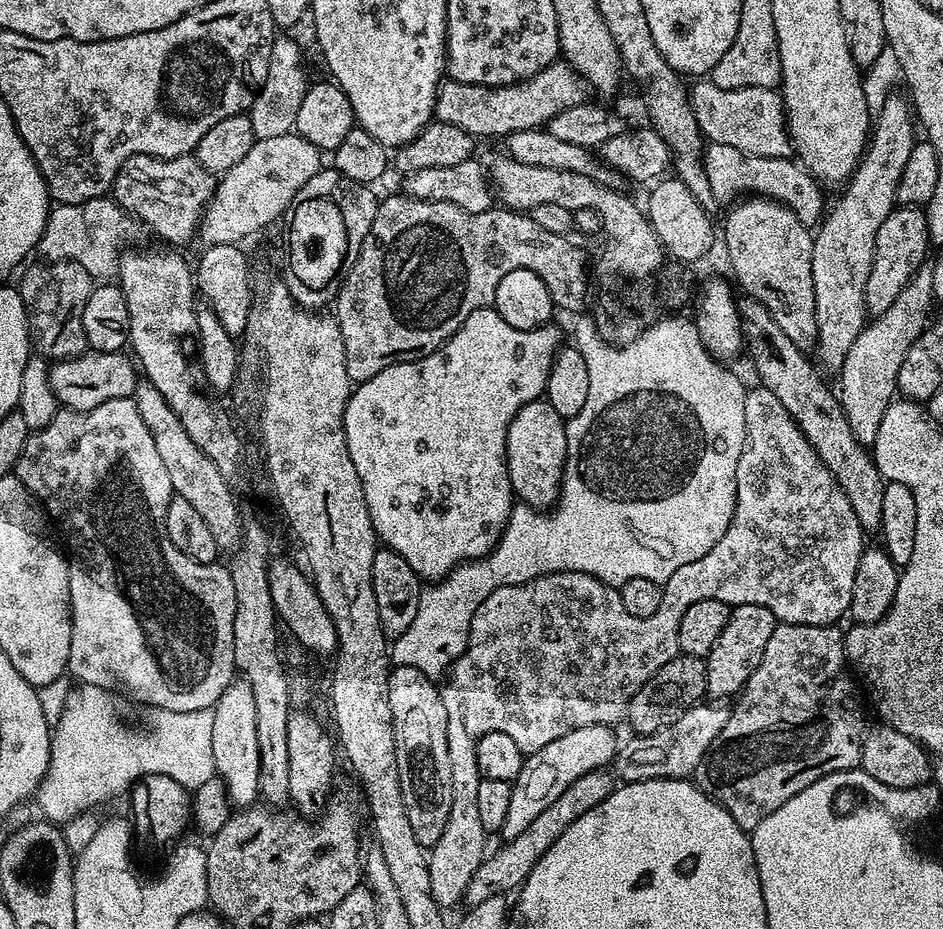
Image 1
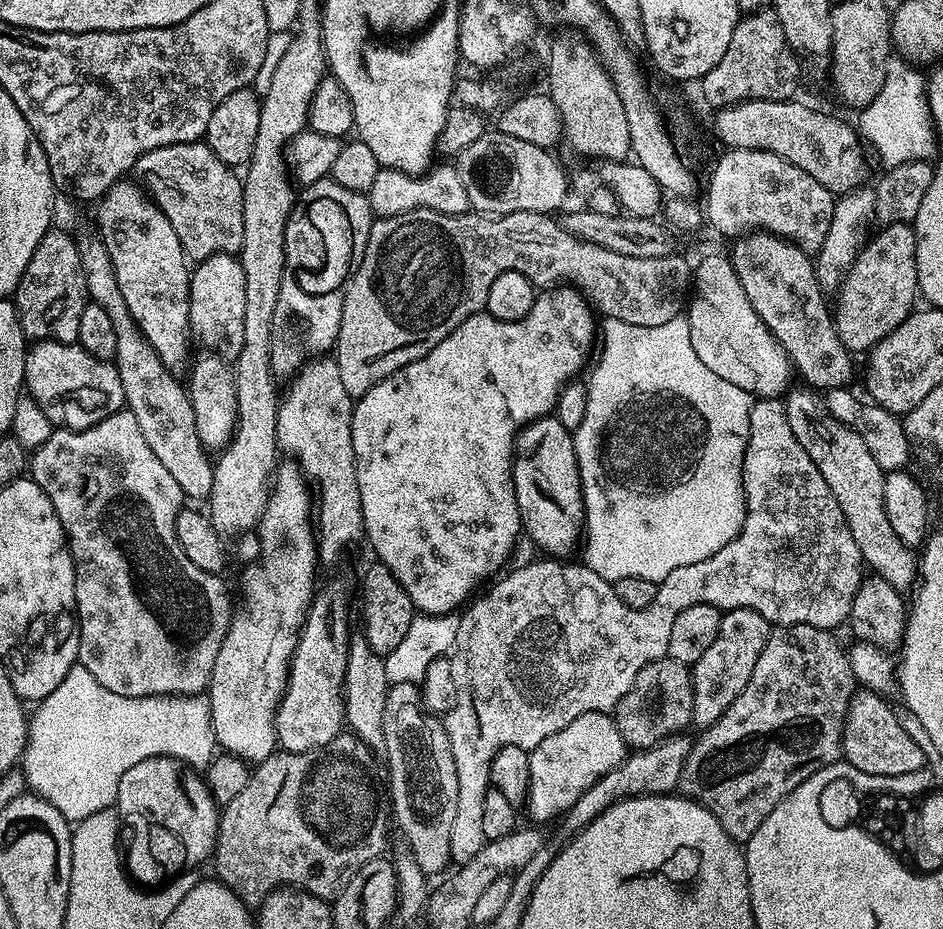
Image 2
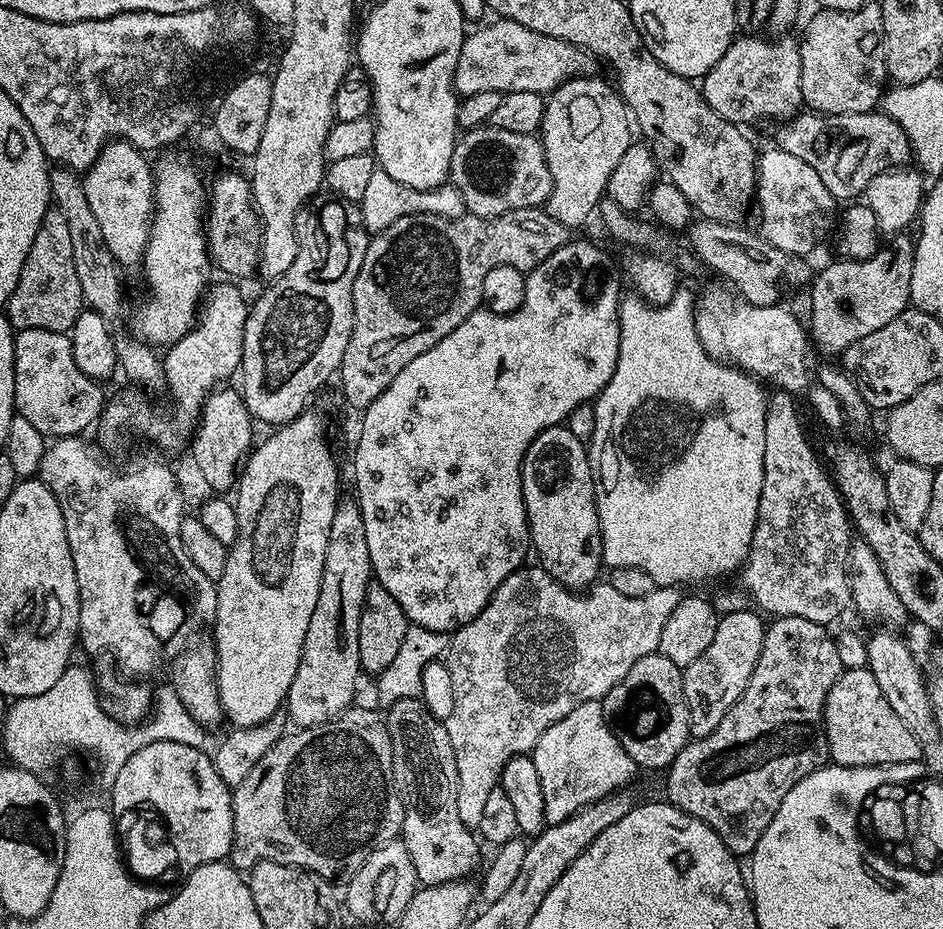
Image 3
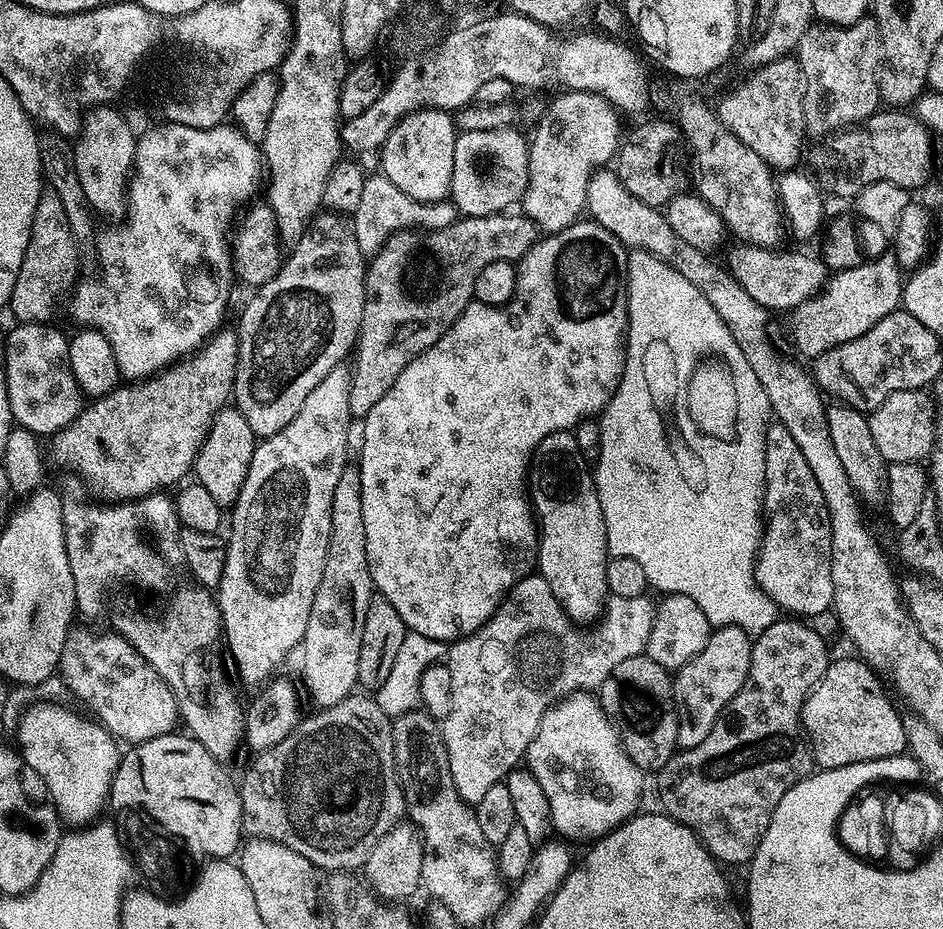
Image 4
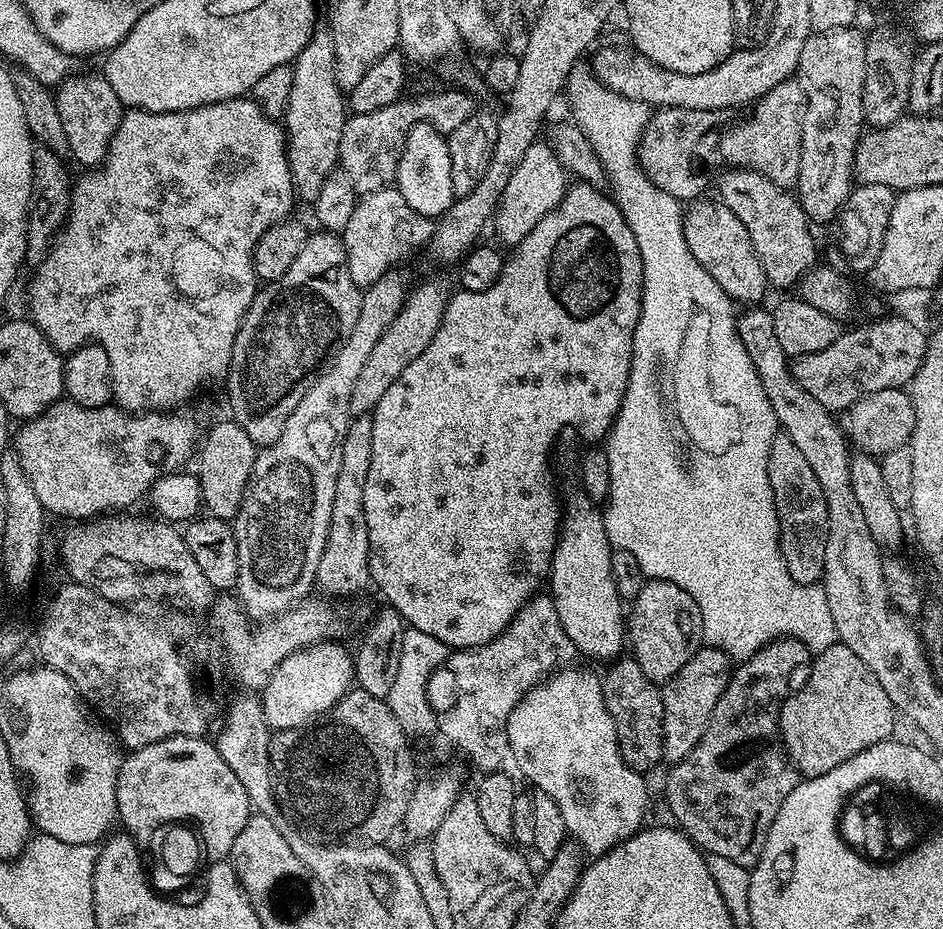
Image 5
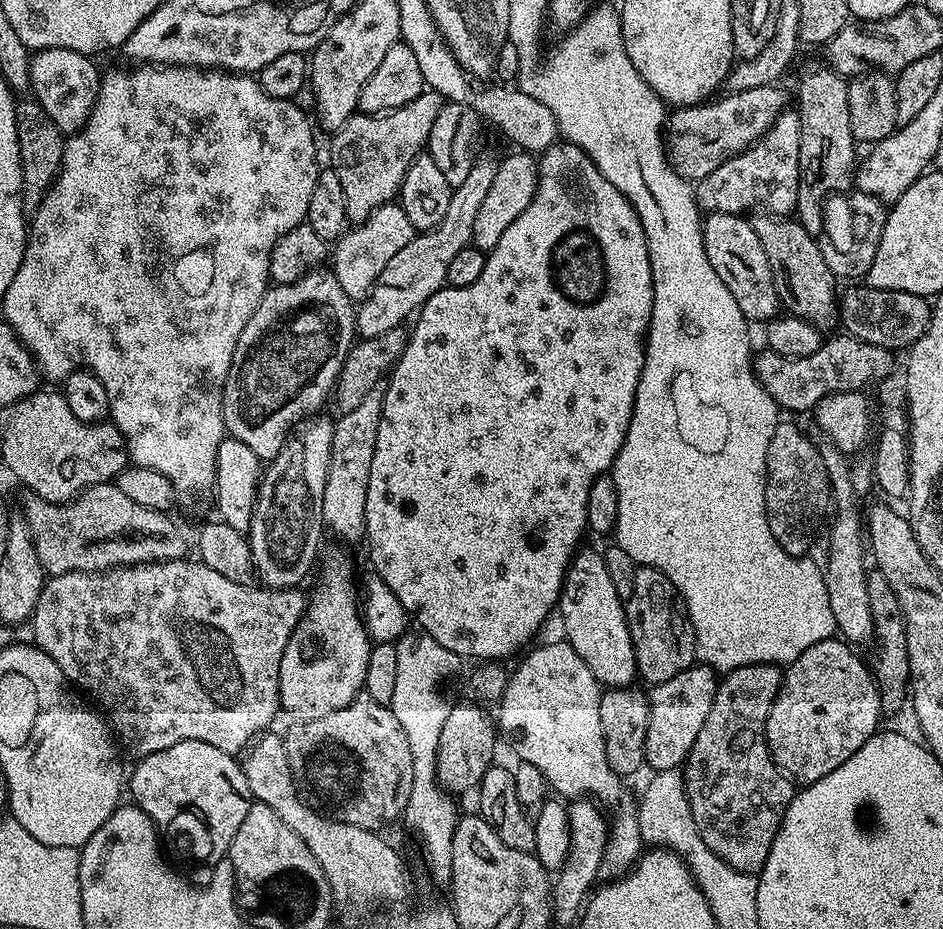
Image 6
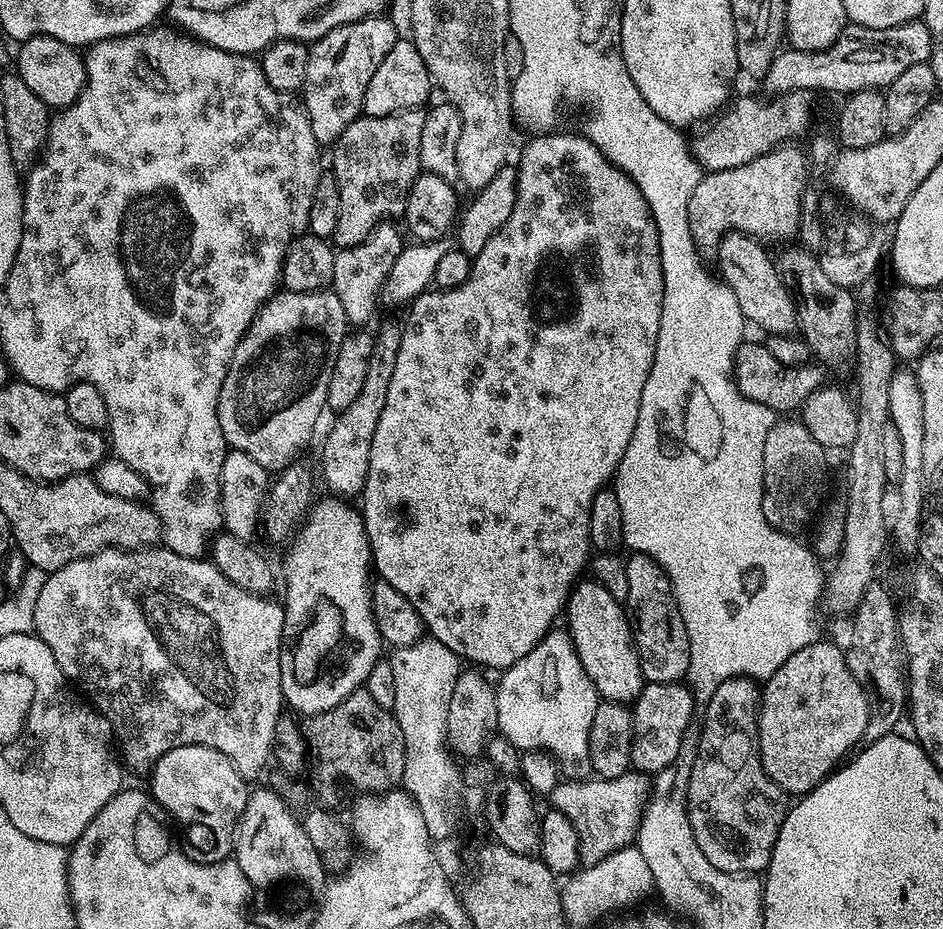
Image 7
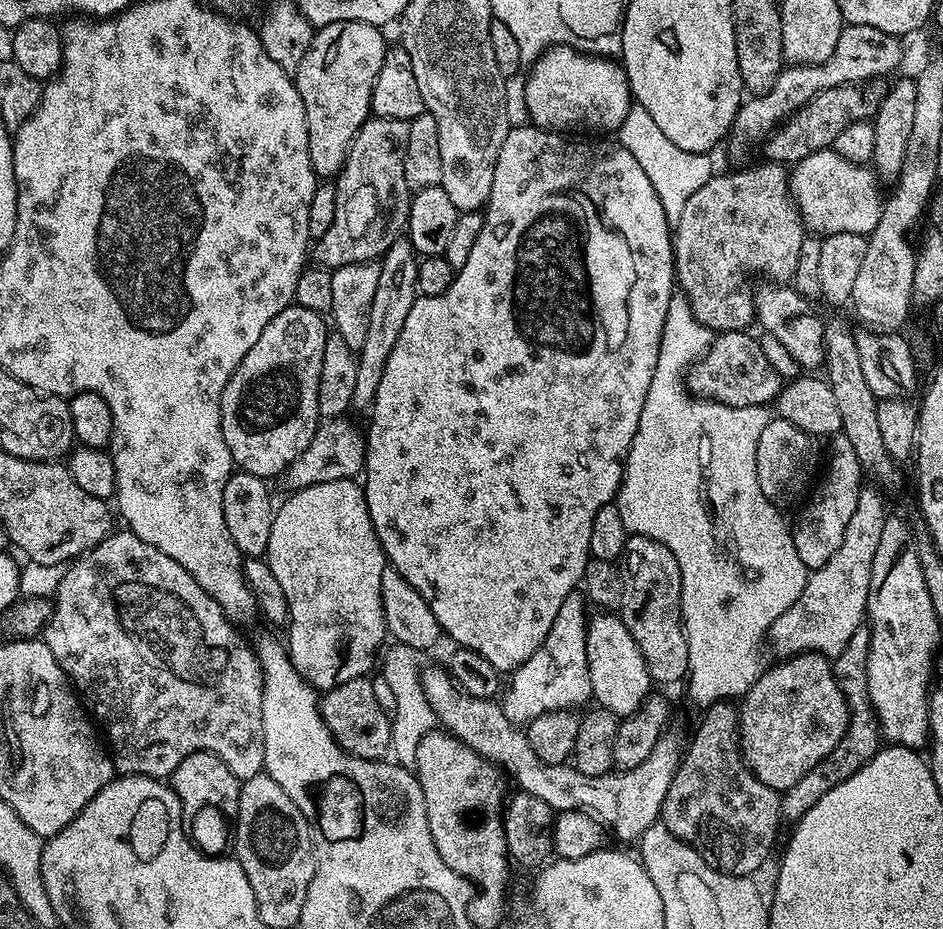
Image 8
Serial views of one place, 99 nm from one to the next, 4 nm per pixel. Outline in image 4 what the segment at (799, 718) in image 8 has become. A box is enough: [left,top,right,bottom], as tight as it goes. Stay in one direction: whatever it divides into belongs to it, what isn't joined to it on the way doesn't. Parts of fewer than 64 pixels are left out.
[802,658,907,769]

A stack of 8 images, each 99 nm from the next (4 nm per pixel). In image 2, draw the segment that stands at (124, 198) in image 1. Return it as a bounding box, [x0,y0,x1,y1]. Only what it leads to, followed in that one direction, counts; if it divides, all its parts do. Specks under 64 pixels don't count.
[135,142,244,262]

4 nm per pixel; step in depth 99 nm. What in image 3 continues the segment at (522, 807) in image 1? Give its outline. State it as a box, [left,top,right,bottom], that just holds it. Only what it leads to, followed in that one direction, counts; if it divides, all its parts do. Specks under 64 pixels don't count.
[530,700,638,825]

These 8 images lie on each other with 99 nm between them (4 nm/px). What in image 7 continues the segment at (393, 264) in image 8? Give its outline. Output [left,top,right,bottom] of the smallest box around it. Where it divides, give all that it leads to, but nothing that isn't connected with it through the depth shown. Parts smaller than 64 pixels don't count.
[320,320,400,498]

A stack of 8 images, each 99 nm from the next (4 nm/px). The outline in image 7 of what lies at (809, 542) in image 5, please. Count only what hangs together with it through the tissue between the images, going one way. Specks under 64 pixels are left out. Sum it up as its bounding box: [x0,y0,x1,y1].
[762,418,828,534]

